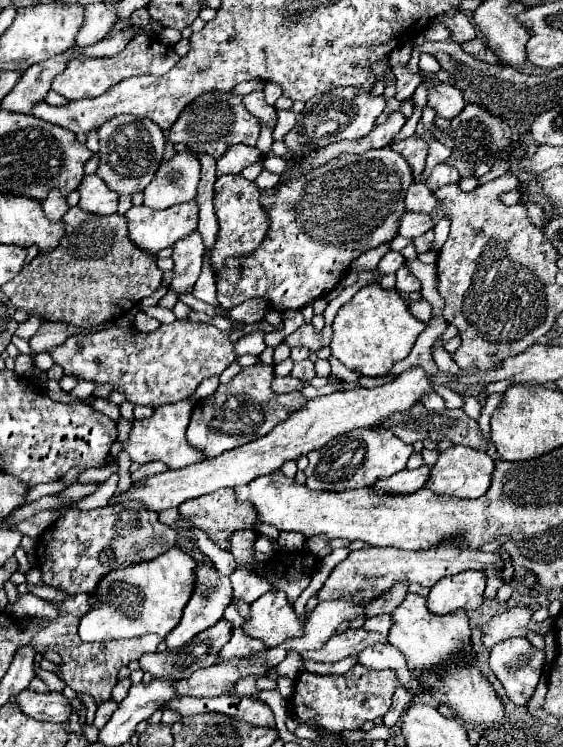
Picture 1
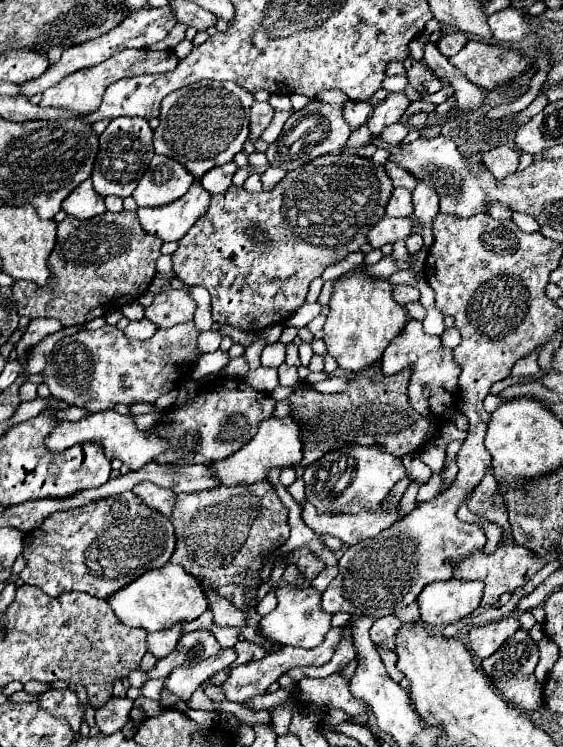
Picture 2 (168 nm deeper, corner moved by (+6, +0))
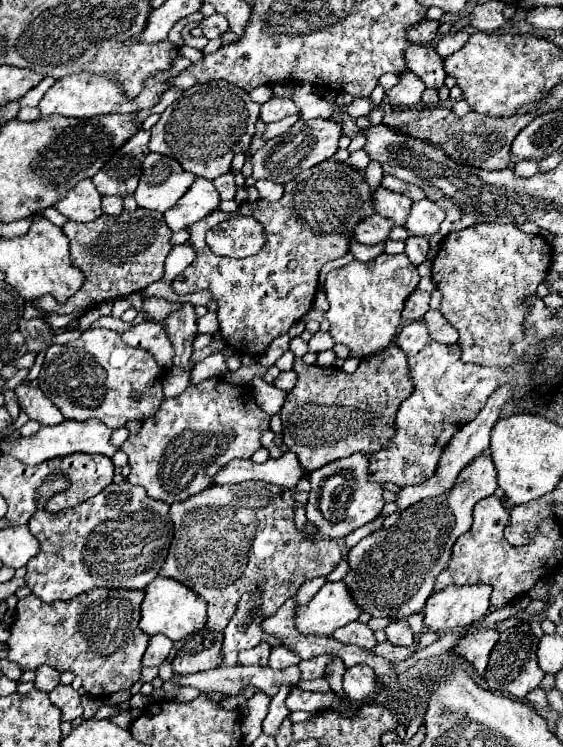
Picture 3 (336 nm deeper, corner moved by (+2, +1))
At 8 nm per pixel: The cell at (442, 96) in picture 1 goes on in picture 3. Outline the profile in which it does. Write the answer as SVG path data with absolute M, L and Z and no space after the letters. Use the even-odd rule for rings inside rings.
M410 44L404 50L404 58L408 70L418 74L420 80L426 84L426 88L440 88L444 84L446 78L444 60L438 56L434 46Z

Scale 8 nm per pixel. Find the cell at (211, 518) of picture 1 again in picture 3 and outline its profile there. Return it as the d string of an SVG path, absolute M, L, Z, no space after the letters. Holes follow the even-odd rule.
M242 482L226 486L214 484L184 502L170 504L174 540L158 574L182 582L208 604L208 628L224 630L234 616L240 596L256 588L262 588L264 616L276 614L276 610L288 598L292 598L306 580L312 580L316 576L328 576L342 560L342 552L336 540L306 540L296 530L292 504L292 490L264 482Z

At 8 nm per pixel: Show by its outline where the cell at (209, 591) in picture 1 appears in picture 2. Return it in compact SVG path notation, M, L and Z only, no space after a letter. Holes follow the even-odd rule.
M180 621L170 629L164 629L164 631L148 635L148 651L152 651L158 659L166 657L168 653L172 653L172 649L178 645L178 641L182 637L184 625L186 625L186 621Z

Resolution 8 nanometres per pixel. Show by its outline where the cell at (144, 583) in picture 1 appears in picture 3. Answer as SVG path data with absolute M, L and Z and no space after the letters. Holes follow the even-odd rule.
M156 578L152 580L152 584L146 586L146 598L144 598L144 606L142 606L142 620L140 620L140 628L148 634L164 634L168 636L172 642L176 640L184 640L186 636L198 632L200 628L204 628L206 624L206 602L192 590L188 590L186 586L182 586L180 582L172 580L172 578Z

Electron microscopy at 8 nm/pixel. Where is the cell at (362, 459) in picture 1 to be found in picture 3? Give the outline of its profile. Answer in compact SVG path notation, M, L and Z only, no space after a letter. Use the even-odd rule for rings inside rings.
M360 452L314 470L310 474L310 484L312 484L312 490L308 494L306 518L316 528L314 538L344 538L352 530L356 530L356 528L372 522L374 518L378 518L378 514L384 506L384 498L382 498L384 488L378 482L368 482L368 460L366 460L366 454L360 454Z

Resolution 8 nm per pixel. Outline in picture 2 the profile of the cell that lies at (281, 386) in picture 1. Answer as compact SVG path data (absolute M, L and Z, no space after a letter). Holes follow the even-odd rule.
M268 367L252 369L246 373L244 381L250 383L250 387L260 393L272 393L278 387L278 369L268 369Z

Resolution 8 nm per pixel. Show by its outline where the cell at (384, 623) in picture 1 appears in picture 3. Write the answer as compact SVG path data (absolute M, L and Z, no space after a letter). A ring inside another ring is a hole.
M398 620L398 622L390 624L386 628L386 634L388 634L388 642L394 646L412 646L412 642L414 642L412 630L406 620Z

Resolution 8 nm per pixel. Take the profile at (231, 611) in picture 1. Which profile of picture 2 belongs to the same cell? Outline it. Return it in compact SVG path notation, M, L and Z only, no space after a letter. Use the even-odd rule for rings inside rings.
M207 609L199 618L192 622L186 623L182 630L183 635L195 630L208 630L214 624L213 614L210 609Z

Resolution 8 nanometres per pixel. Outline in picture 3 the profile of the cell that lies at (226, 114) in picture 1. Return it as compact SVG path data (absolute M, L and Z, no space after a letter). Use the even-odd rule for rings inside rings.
M224 80L196 84L160 114L160 120L150 130L152 136L148 146L150 152L174 156L180 166L194 176L214 180L230 172L230 162L236 154L250 150L258 116L260 104L252 102L248 98L248 92L242 88Z

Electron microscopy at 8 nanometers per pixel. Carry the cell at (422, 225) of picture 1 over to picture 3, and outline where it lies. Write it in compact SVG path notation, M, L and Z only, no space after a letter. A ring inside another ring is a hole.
M372 214L366 216L364 222L356 224L352 236L360 244L378 244L378 242L386 242L390 230L392 230L392 222L380 218L378 214Z

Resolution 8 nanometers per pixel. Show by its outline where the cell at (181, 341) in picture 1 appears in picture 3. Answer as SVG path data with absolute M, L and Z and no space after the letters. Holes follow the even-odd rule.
M86 330L82 336L64 346L46 350L44 366L38 376L40 390L60 408L68 420L102 420L108 428L118 430L130 420L154 416L164 402L164 372L156 366L152 354L130 348L114 330Z

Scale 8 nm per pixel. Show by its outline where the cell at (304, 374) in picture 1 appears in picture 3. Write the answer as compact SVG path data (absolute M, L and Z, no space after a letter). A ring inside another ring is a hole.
M290 370L290 372L280 372L280 376L276 378L276 382L274 382L274 386L276 388L280 388L280 390L284 390L284 392L288 392L288 390L292 390L294 388L294 384L296 384L296 372L294 370Z

